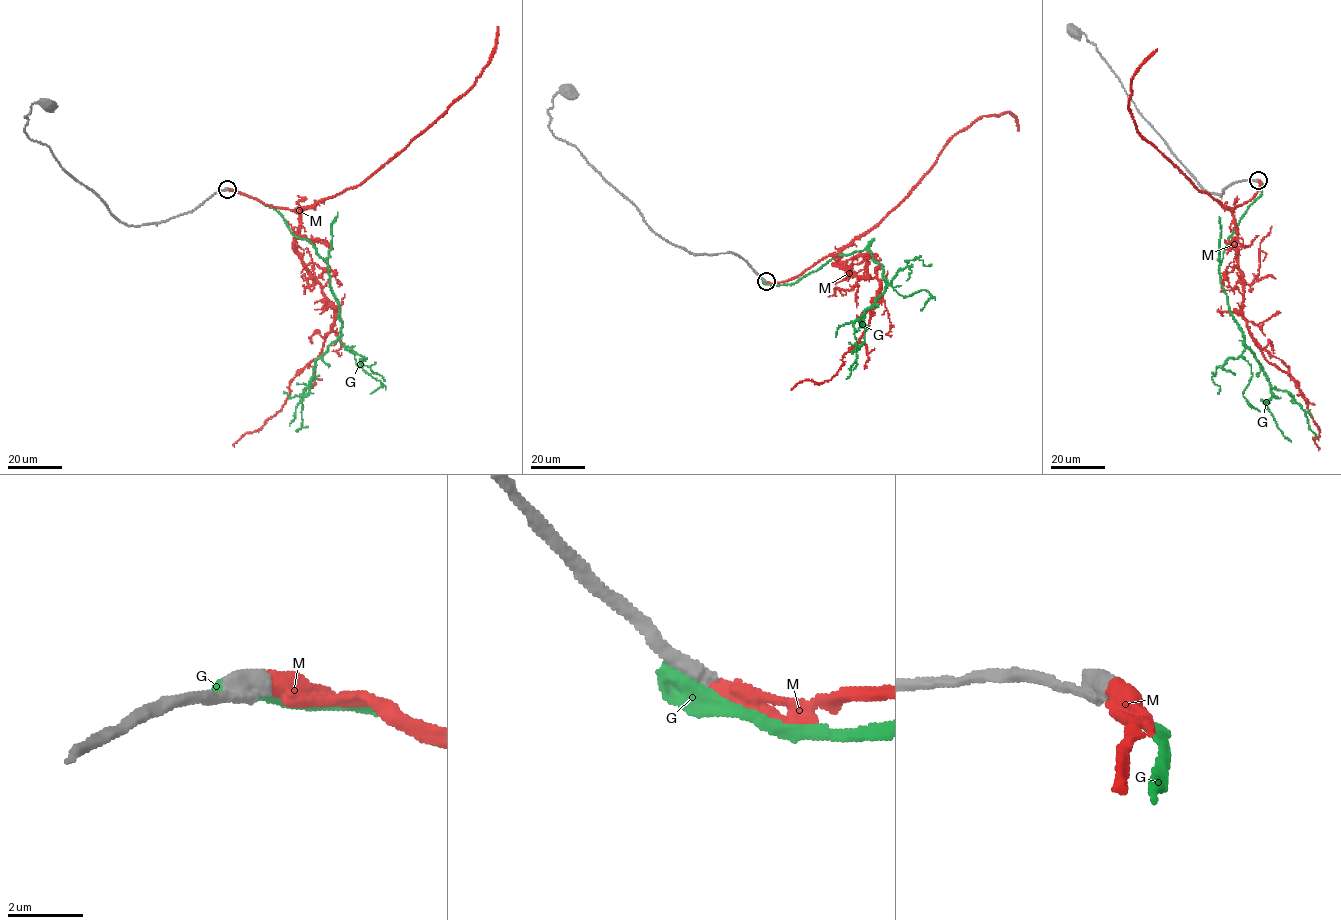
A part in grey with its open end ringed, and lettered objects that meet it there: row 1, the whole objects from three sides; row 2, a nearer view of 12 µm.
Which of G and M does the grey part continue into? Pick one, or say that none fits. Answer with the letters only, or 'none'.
M

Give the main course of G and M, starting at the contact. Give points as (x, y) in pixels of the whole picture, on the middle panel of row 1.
G: (764, 281), (798, 282), (839, 255), (867, 248), (882, 267), (886, 289), (864, 311), (864, 340), (846, 378)
M: (765, 281), (792, 279), (835, 255), (836, 266), (880, 282), (869, 325), (836, 373), (792, 388)

